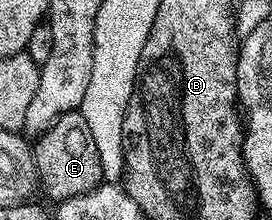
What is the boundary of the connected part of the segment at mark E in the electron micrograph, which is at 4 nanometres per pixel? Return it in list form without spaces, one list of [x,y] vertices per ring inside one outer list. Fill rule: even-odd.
[[[82,110],[70,111],[52,125],[44,135],[38,136],[33,143],[35,157],[35,173],[38,186],[54,201],[62,201],[69,197],[77,197],[83,193],[94,191],[104,182],[101,169],[101,157],[97,154],[97,145],[93,142],[93,133],[89,133],[89,124],[86,123]]]

